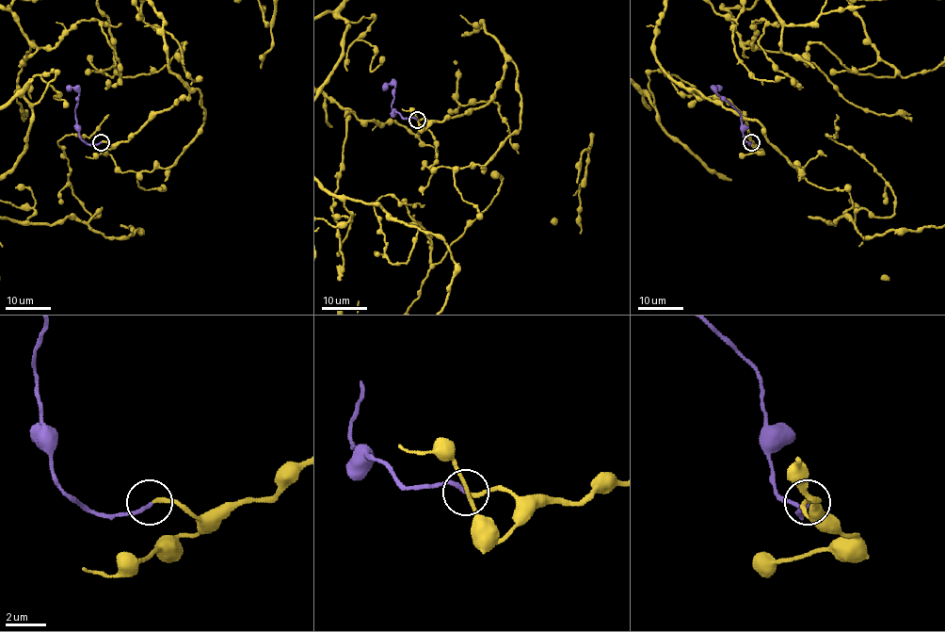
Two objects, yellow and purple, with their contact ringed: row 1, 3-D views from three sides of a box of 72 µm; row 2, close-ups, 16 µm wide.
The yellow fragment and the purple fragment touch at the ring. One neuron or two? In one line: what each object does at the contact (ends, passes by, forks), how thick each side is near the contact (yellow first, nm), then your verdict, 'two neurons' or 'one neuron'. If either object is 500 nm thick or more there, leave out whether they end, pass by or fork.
yellow ends | purple ends | 190/200 nm | one neuron

